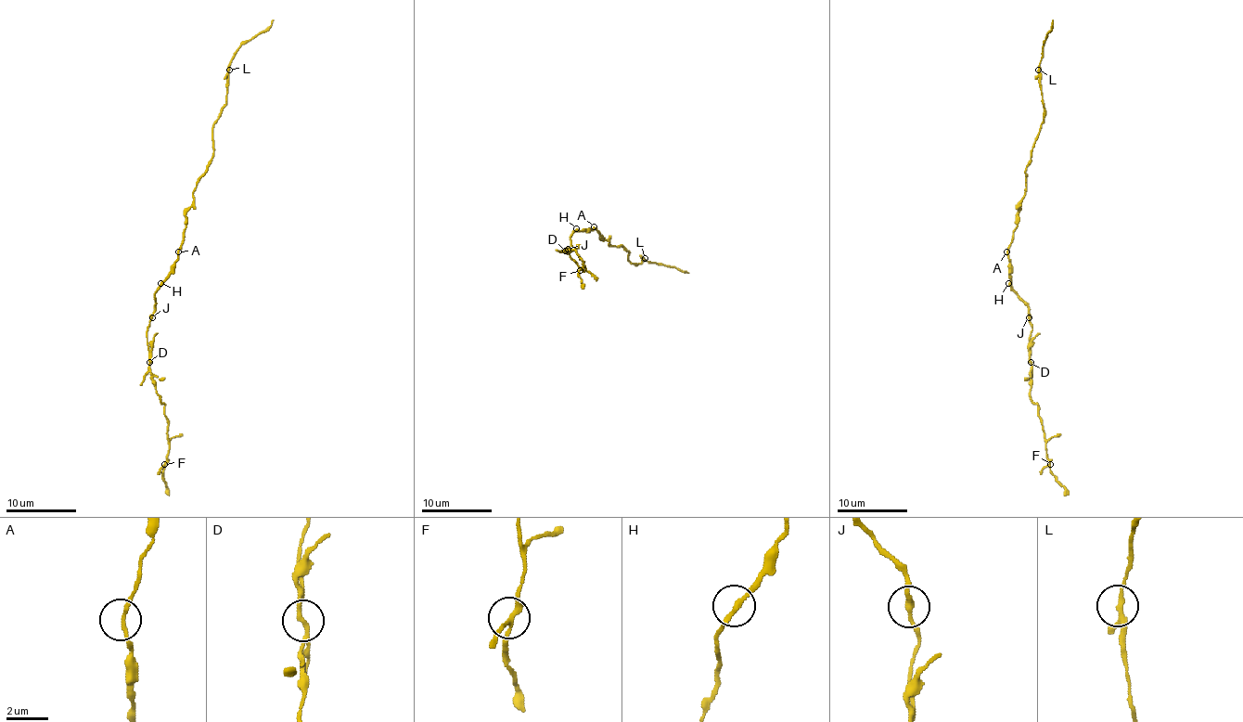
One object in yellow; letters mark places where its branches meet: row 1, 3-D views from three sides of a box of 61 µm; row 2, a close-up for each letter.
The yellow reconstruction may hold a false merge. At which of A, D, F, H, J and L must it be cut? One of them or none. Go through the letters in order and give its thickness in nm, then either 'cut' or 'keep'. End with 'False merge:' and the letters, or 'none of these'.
A: 160 nm thick; keep
D: 190 nm thick; cut
F: 200 nm thick; keep
H: 220 nm thick; keep
J: 240 nm thick; keep
L: 180 nm thick; keep
False merge: D

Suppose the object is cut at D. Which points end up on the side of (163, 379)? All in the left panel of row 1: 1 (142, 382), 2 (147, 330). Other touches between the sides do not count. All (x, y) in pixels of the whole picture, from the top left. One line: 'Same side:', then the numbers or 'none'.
Same side: 2

